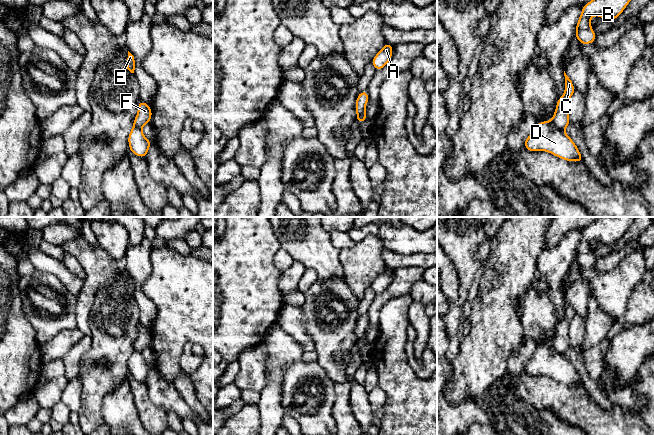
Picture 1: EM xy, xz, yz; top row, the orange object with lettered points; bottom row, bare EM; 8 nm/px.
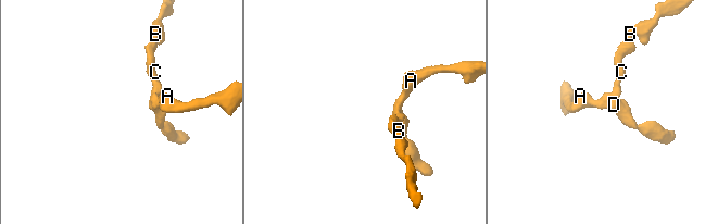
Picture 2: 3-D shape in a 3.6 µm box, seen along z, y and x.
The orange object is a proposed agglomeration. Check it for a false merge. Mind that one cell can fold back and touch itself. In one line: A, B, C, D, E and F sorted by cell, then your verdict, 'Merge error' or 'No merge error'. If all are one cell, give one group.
Groups: A D / B C E F. Merge error

